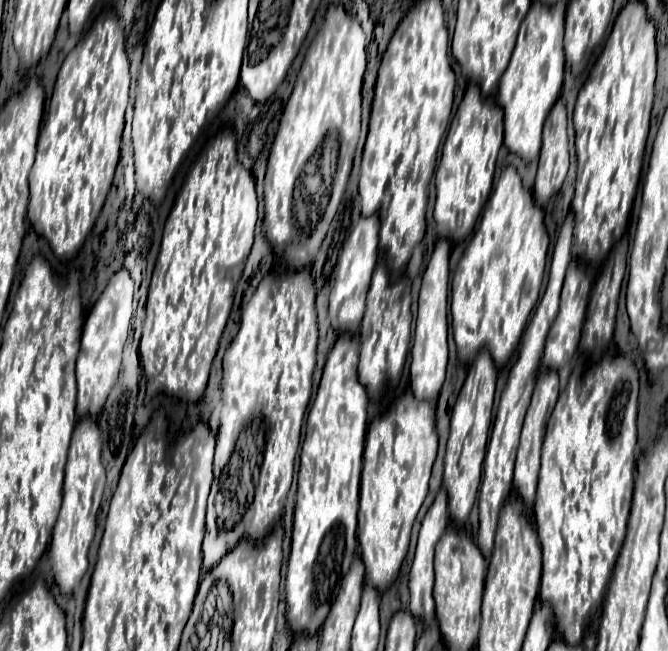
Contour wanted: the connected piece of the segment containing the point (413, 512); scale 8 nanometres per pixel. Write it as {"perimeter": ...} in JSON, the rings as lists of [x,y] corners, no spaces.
{"perimeter":[[[409,390],[369,426],[363,454],[357,538],[361,544],[361,560],[365,564],[365,582],[377,588],[379,594],[383,594],[399,576],[409,550],[413,522],[427,496],[435,456],[435,408],[429,402],[417,402]]]}

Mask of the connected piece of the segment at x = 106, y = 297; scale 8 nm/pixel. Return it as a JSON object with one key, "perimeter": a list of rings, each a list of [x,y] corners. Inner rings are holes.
{"perimeter":[[[123,268],[119,270],[103,290],[101,298],[93,306],[89,318],[85,320],[83,326],[83,336],[81,336],[81,350],[77,358],[77,416],[89,416],[97,418],[101,414],[101,408],[117,382],[117,376],[121,372],[121,352],[129,334],[133,318],[133,280],[129,272]]]}

